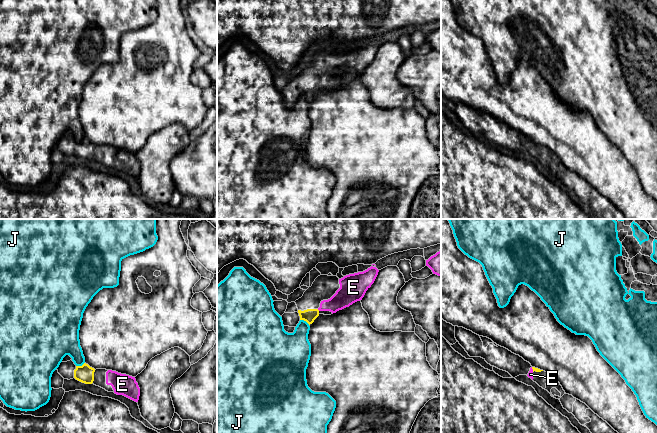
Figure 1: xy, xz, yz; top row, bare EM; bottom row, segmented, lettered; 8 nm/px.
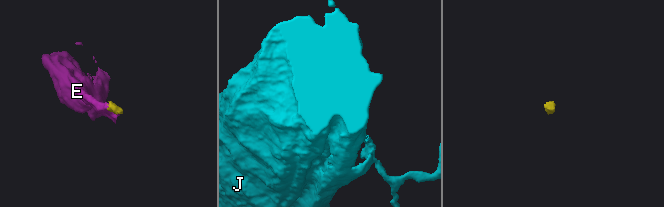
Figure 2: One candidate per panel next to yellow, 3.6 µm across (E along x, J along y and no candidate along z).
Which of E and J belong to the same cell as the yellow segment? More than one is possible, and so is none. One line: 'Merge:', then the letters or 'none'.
Merge: E

